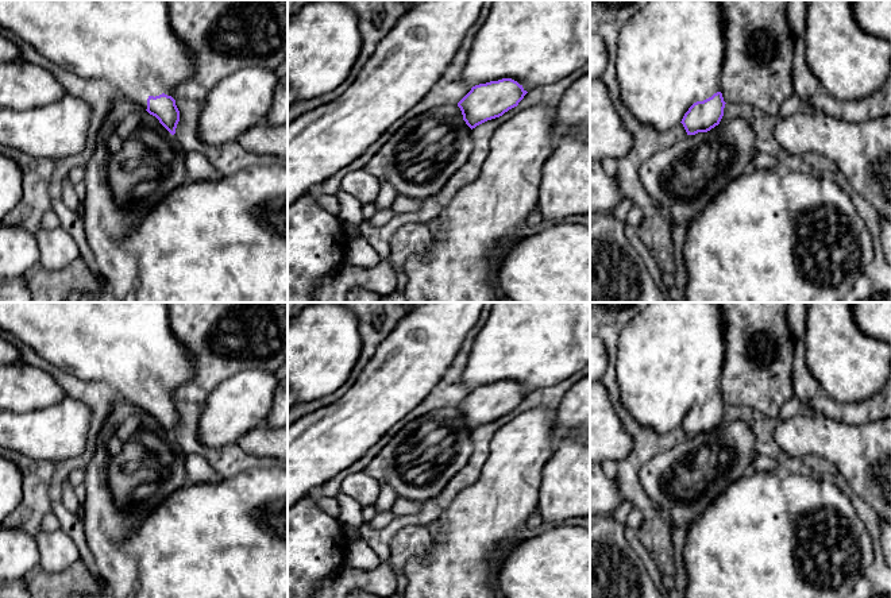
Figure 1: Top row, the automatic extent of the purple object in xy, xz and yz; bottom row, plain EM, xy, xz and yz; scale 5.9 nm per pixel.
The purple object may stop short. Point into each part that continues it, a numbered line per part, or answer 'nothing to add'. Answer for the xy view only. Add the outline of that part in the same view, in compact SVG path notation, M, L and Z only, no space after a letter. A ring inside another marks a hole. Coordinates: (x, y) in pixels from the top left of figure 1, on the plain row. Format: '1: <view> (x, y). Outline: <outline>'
1: xy (128, 346). Outline: M0 302L0 329L7 331L31 347L53 366L86 382L100 382L115 389L132 406L147 412L147 401L162 396L171 398L174 391L194 377L194 355L173 333L166 302Z

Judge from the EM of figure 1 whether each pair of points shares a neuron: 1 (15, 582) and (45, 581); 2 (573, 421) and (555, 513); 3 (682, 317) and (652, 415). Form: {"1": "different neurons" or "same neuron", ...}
{"1": "different neurons", "2": "same neuron", "3": "same neuron"}

